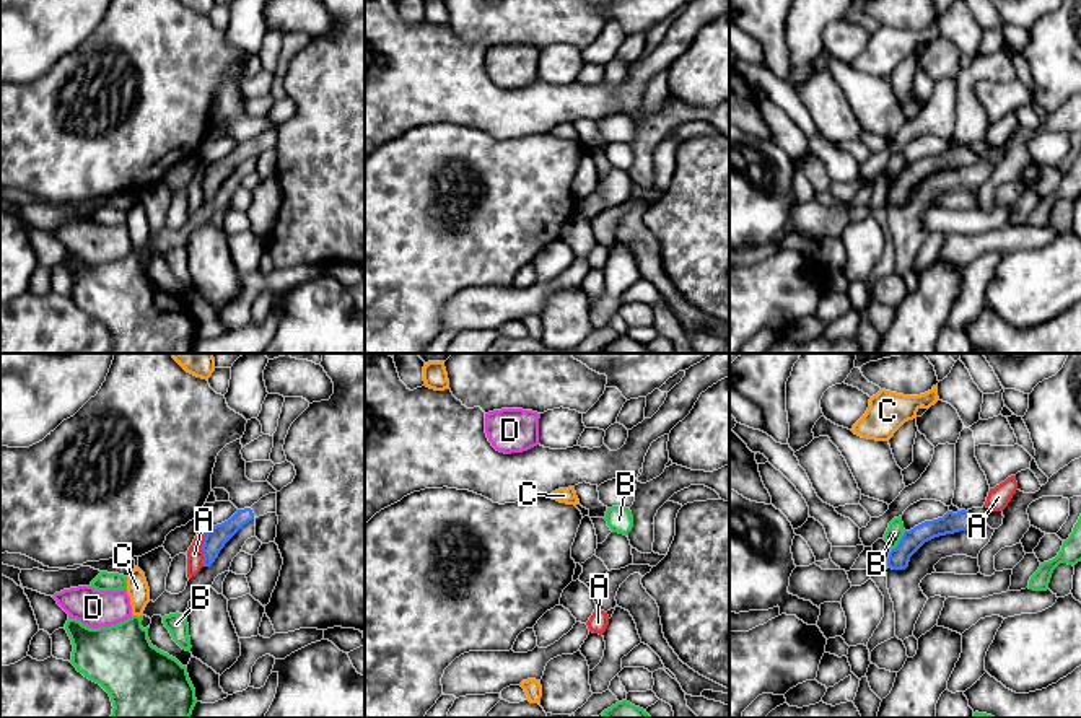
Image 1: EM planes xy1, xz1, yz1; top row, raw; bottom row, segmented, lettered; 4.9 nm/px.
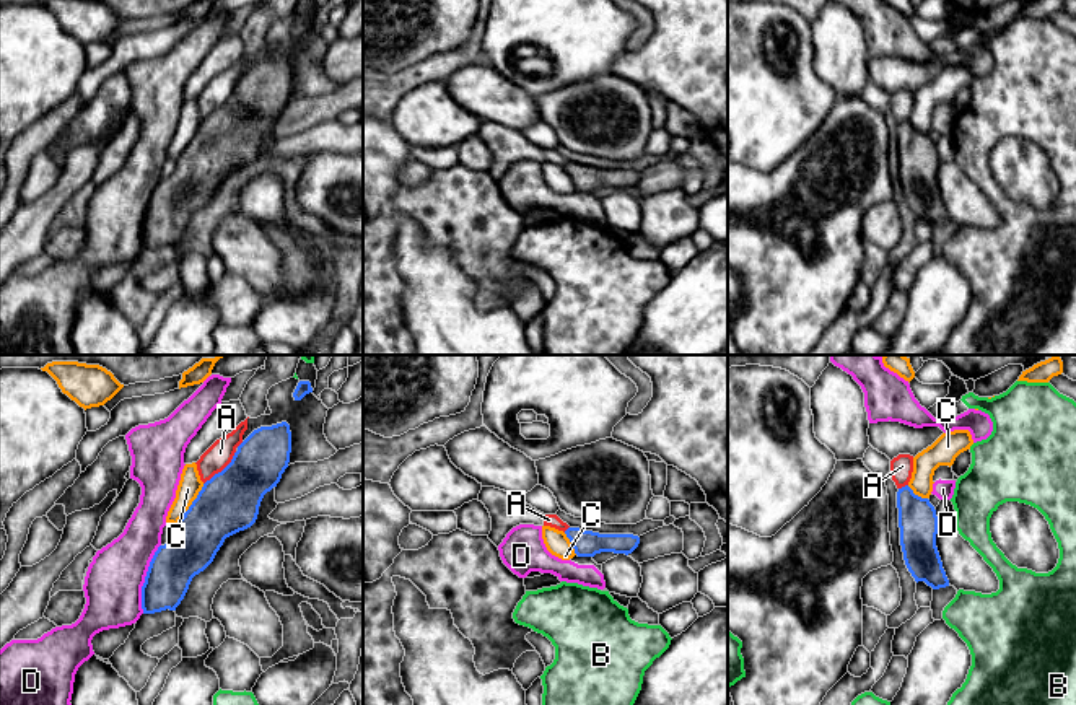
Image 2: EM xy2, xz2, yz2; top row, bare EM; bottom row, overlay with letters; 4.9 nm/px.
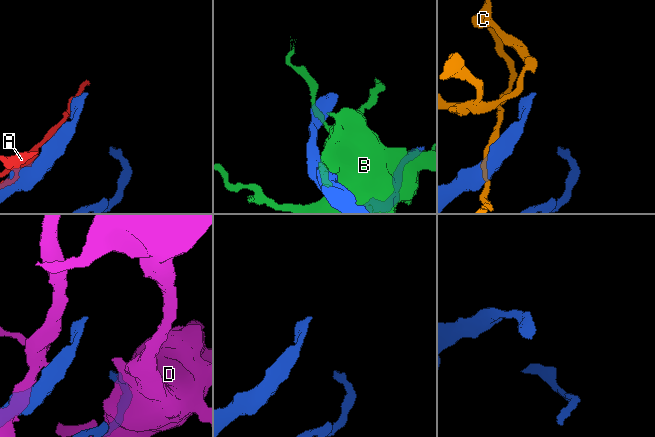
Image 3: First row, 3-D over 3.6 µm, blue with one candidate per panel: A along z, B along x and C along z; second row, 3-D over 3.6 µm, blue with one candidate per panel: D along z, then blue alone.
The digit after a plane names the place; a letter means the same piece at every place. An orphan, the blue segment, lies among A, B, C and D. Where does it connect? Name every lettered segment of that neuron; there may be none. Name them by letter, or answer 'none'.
none

